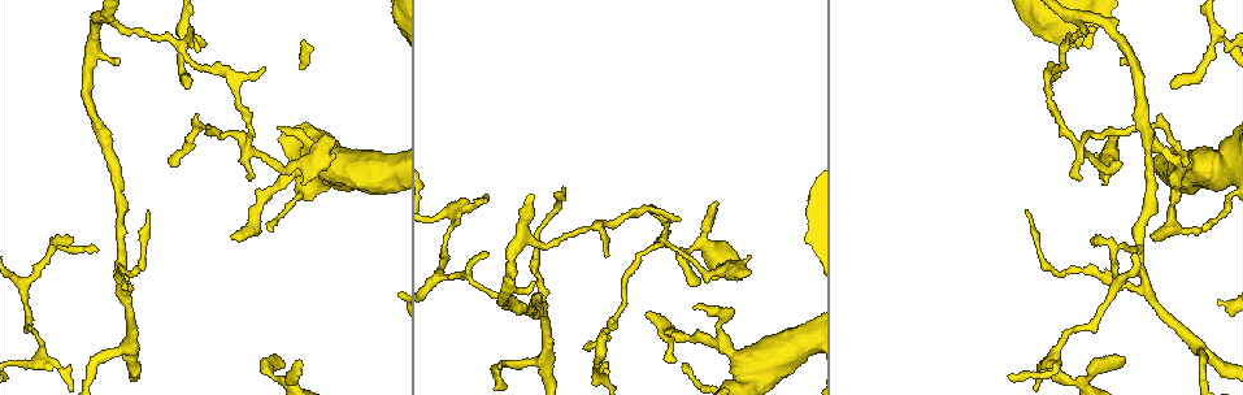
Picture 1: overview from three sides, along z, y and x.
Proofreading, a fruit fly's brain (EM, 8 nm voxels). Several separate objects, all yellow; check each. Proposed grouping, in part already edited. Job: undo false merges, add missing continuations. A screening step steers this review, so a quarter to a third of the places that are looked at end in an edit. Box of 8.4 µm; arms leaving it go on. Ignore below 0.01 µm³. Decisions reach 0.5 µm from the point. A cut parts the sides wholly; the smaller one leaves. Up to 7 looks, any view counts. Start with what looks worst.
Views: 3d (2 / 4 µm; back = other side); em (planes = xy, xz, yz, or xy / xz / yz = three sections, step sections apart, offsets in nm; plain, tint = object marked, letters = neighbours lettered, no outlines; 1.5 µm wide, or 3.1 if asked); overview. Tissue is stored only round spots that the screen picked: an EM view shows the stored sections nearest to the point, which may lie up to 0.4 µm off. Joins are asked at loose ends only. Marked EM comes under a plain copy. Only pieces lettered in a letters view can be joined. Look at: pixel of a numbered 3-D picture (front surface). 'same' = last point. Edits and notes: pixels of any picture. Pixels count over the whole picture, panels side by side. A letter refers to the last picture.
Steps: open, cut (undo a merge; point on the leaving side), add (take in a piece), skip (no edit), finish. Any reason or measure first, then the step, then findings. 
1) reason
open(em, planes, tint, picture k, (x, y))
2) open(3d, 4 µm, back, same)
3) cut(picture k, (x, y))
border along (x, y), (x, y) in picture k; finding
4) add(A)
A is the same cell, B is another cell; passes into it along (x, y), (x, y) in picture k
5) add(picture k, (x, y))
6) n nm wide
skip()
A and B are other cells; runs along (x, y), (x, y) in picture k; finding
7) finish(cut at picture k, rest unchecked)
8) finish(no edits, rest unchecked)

an open end
open(3d, 2 µm, picture 1, (185, 89))

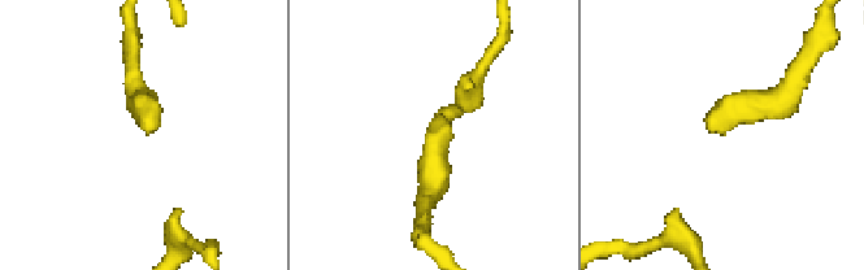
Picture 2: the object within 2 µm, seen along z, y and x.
open(em, xy, step 4, tint, picture 2, (709, 133))

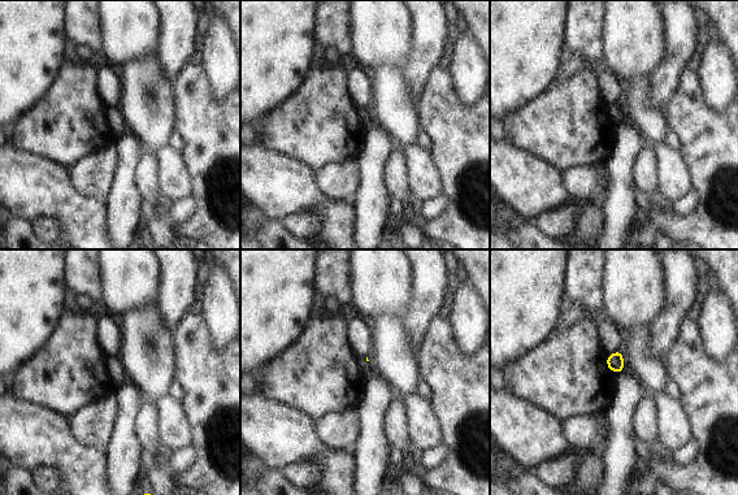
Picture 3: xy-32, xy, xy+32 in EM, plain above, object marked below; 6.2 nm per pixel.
cut it another way
open(em, planes, letters, same)

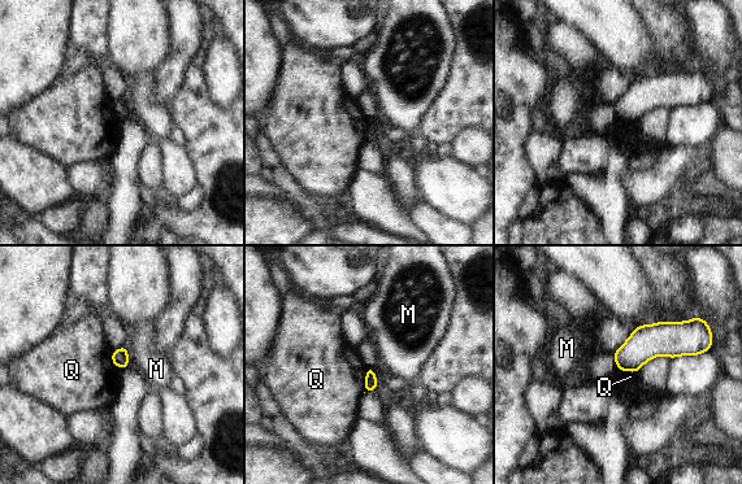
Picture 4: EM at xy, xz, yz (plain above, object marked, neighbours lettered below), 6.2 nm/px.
skip()
M and Q are other cells; border along (365, 370), (365, 389), (363, 392) in picture 4; no lettered piece goes on from it

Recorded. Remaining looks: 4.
branch stops here
open(em, planes, letters, picture 1, (189, 28))

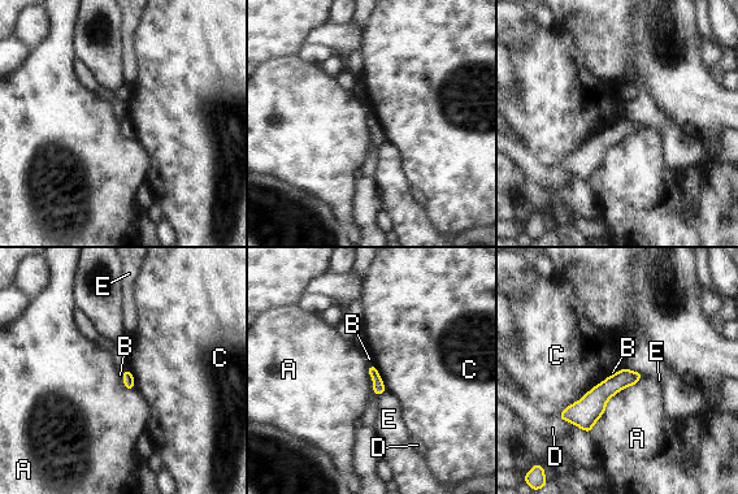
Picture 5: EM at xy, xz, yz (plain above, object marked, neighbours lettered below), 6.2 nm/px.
C touches over 420 nm
skip()
A, B, C, D and E are other cells; none of them fits

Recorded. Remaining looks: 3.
sharp bend
open(em, planes, tint, picture 1, (692, 247))

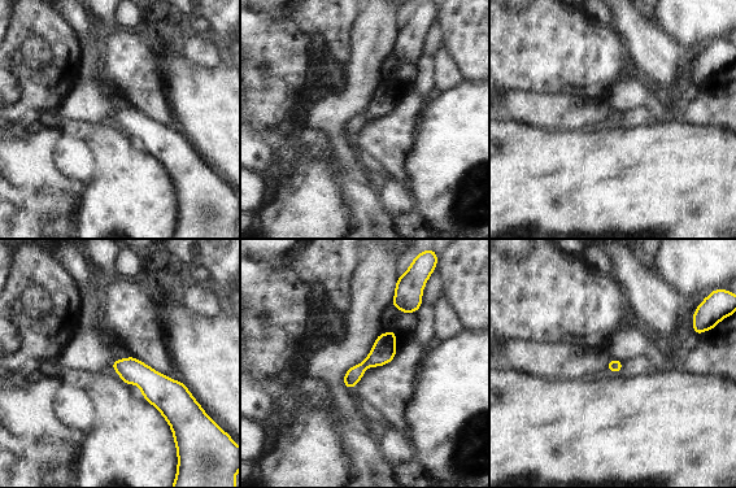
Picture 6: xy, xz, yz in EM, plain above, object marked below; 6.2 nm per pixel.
see the neighbours
open(em, planes, letters, same)

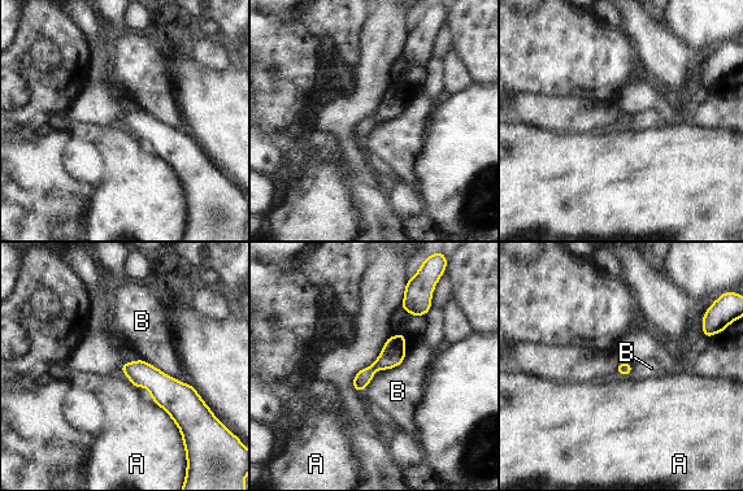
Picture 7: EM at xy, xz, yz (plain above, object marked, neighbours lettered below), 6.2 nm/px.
skip()
A and B are other cells; runs along (400, 338), (360, 381), (359, 387) in picture 7; continuous, no second neuron

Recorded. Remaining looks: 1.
finish(no edits, rest unchecked)

